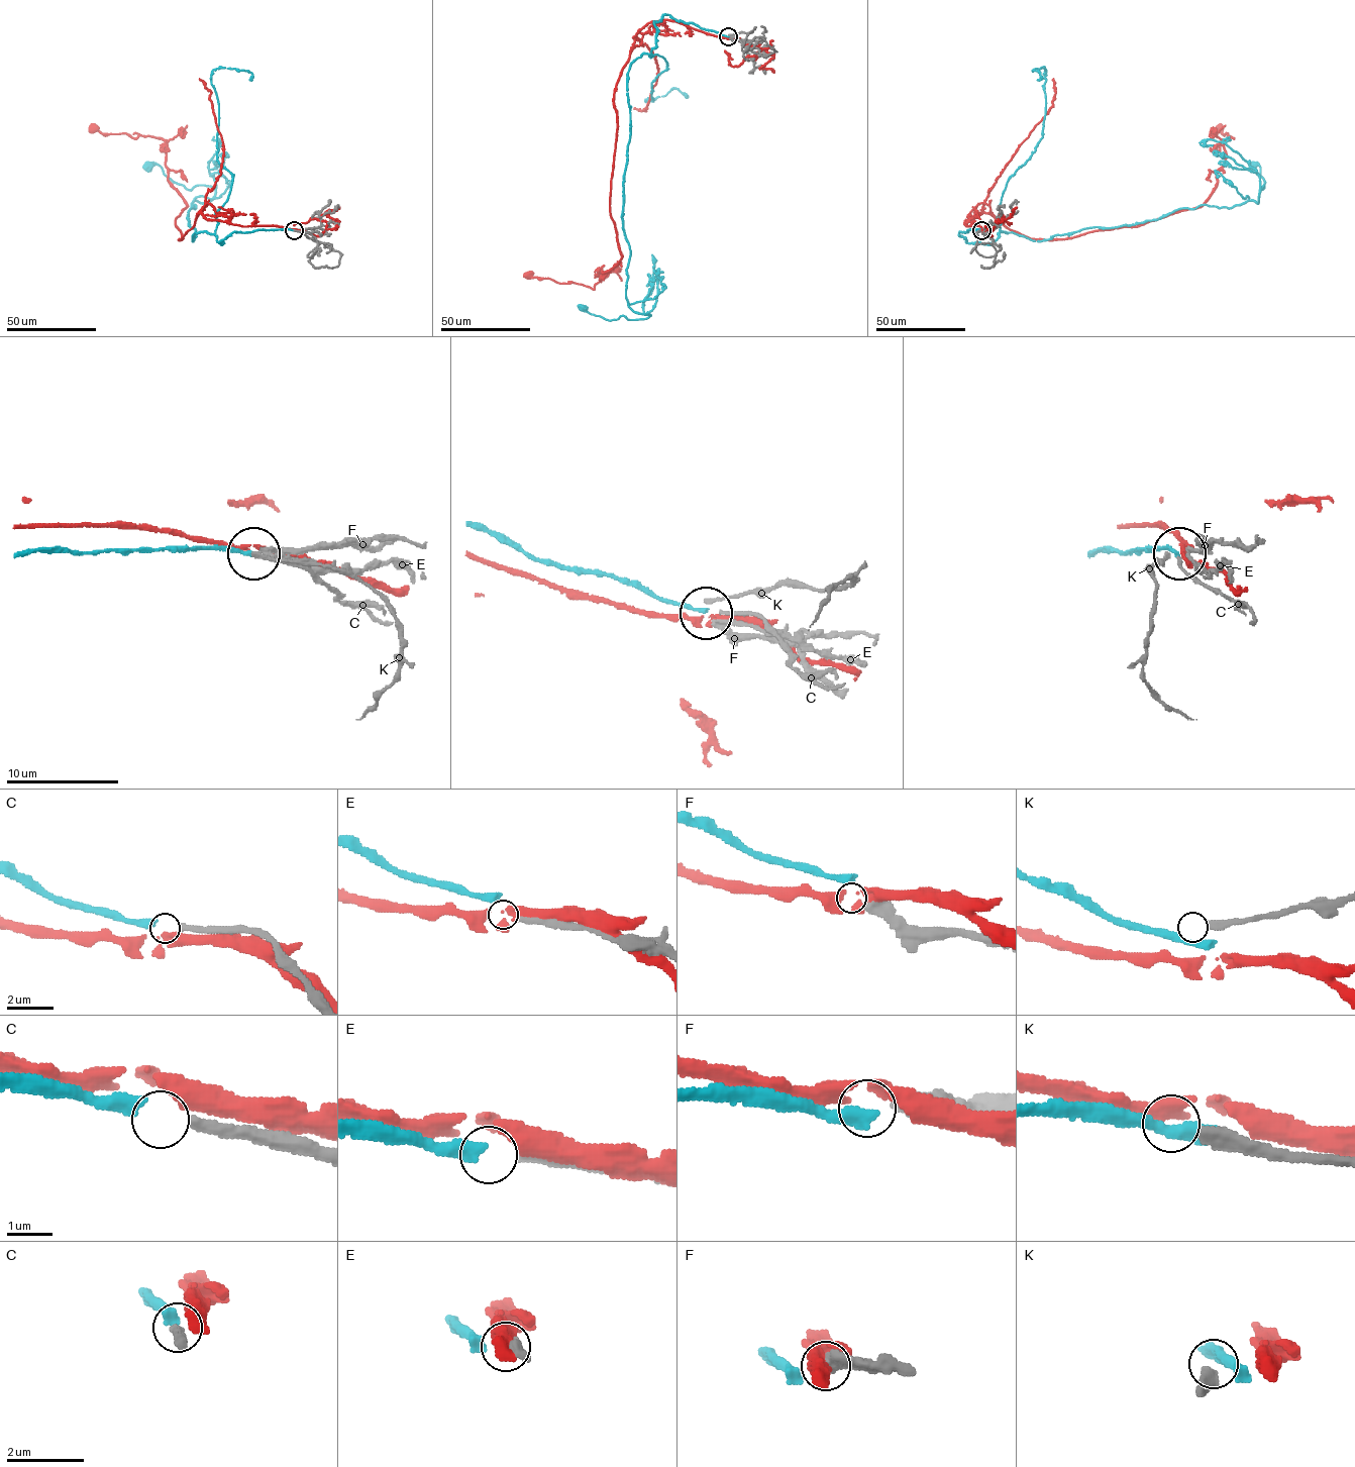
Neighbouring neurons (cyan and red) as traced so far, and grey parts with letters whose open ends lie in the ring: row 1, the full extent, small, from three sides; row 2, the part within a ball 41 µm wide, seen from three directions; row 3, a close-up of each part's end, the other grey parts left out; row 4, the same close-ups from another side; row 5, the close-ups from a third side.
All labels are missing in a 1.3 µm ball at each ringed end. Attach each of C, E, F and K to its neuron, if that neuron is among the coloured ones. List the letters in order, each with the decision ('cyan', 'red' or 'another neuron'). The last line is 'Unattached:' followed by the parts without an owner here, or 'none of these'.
C: cyan
E: another neuron
F: another neuron
K: another neuron
Unattached: E, F, K

